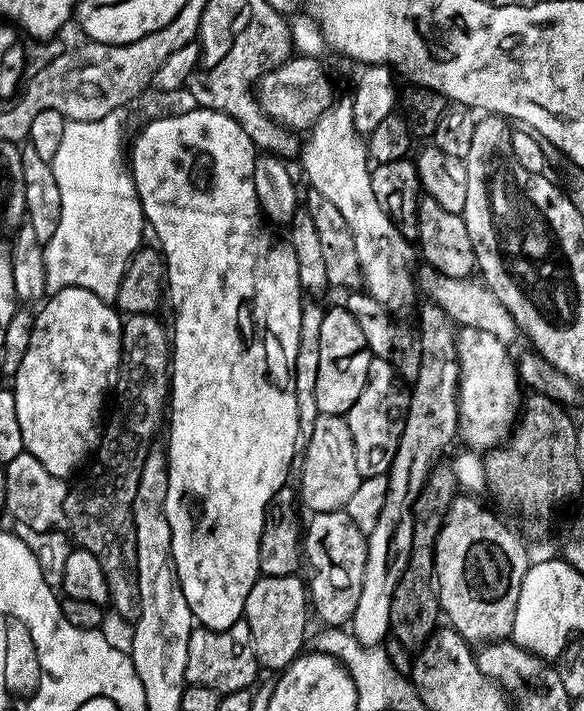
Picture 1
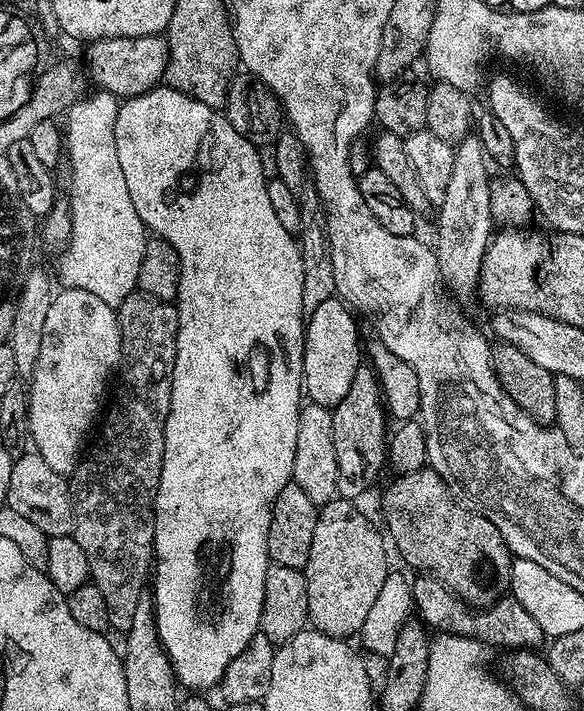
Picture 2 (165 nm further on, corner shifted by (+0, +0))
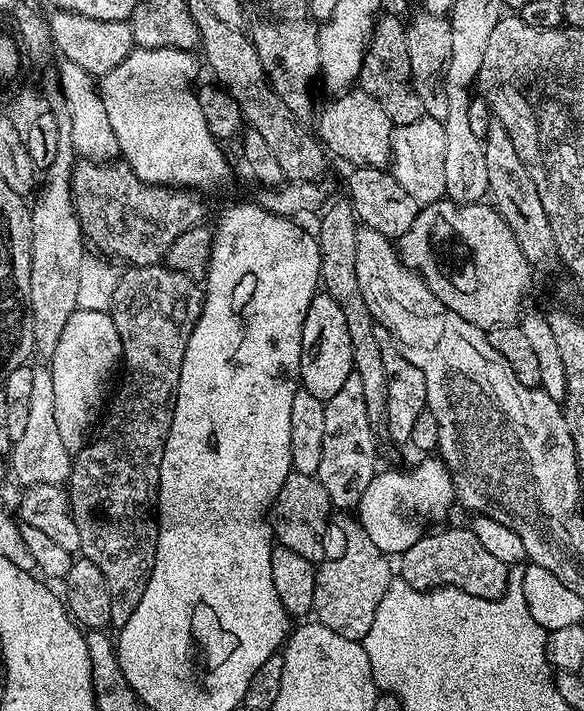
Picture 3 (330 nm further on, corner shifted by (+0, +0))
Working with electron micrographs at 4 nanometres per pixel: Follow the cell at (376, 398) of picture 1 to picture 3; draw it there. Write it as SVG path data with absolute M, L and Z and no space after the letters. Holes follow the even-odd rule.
M353 370L350 378L324 406L326 434L322 434L322 462L318 462L316 479L326 486L326 494L337 509L355 509L366 486L376 477L376 436L374 426L366 414L366 397L362 395L362 378Z

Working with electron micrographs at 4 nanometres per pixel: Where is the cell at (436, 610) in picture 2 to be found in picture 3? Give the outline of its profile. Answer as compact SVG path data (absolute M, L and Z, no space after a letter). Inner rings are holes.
M468 526L448 528L445 532L429 531L421 540L414 542L410 550L399 553L398 560L399 579L419 592L447 586L493 600L501 596L508 585L509 565L498 562L490 550L483 548L482 542L478 542L478 534L474 534Z

